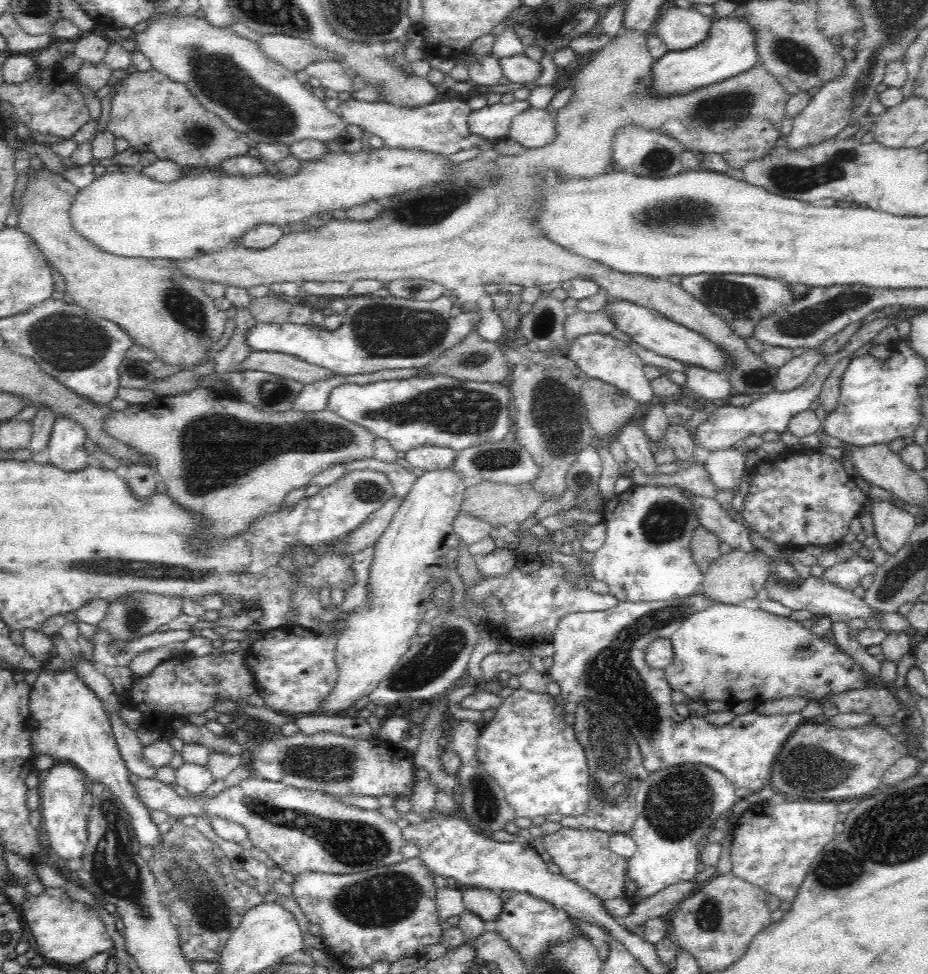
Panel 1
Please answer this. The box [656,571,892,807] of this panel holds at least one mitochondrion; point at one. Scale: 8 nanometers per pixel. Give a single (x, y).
(805, 766)

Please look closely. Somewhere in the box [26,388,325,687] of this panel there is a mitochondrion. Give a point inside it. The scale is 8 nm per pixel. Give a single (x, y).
(95, 566)

